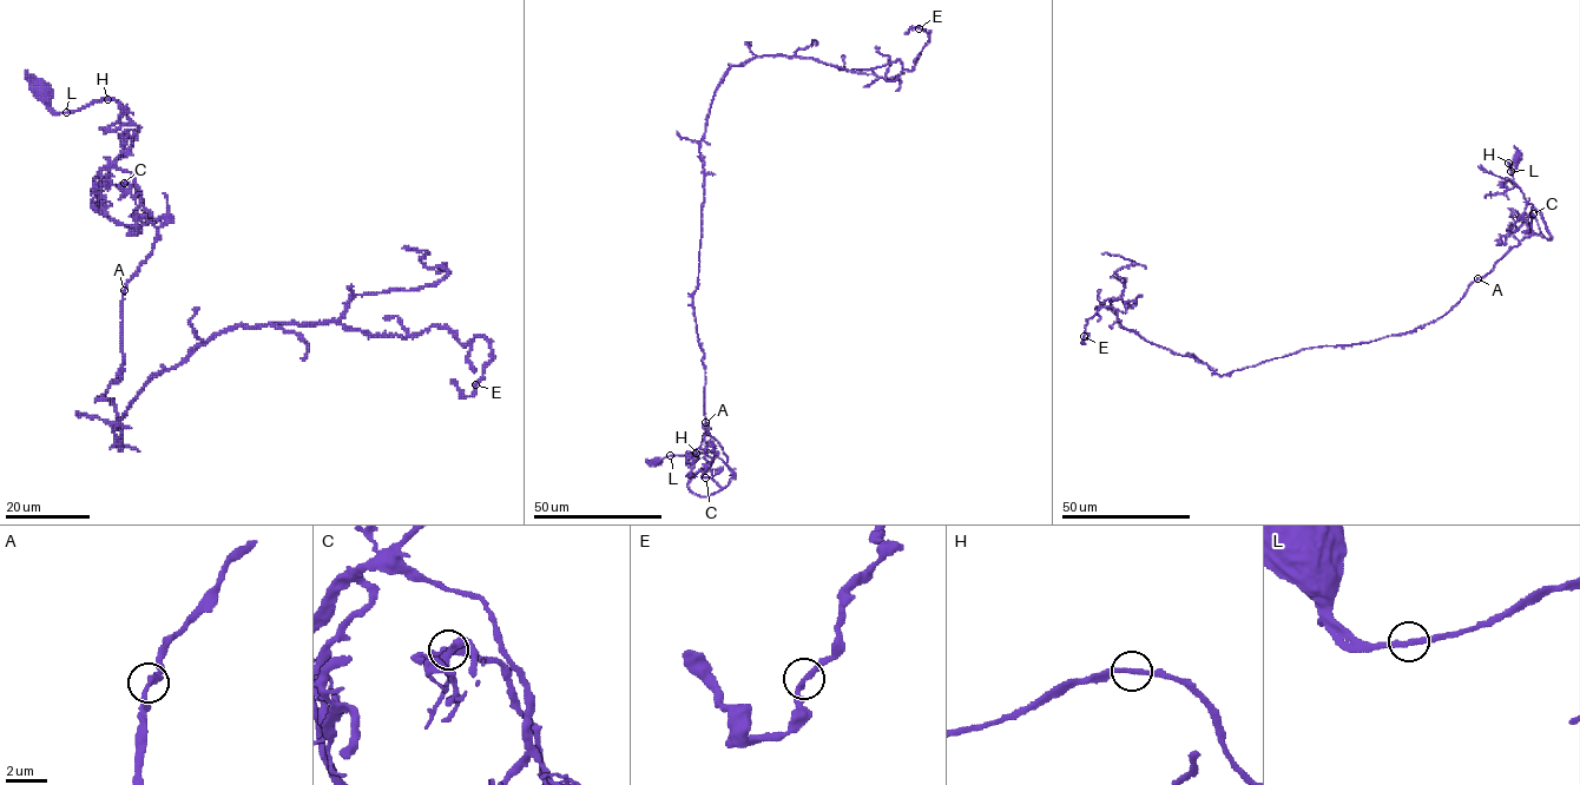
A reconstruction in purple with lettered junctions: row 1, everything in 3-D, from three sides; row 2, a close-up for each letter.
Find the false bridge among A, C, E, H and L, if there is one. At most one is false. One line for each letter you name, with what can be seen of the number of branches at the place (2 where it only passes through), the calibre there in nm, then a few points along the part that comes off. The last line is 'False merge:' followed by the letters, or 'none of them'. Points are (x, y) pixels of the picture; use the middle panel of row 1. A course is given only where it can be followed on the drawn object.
False merge: none of them

